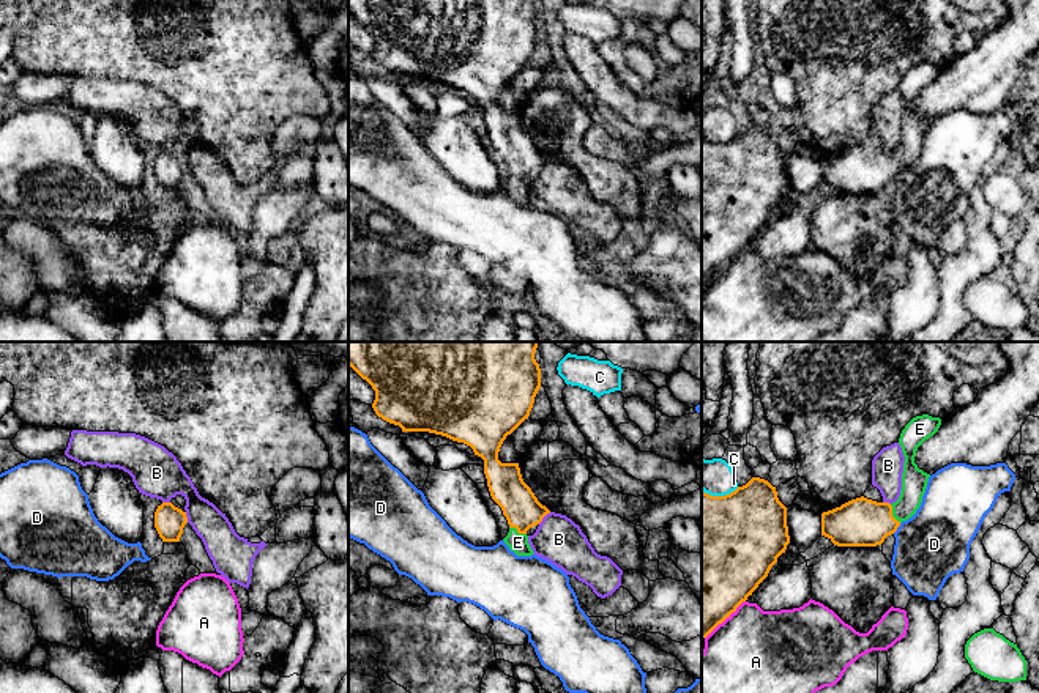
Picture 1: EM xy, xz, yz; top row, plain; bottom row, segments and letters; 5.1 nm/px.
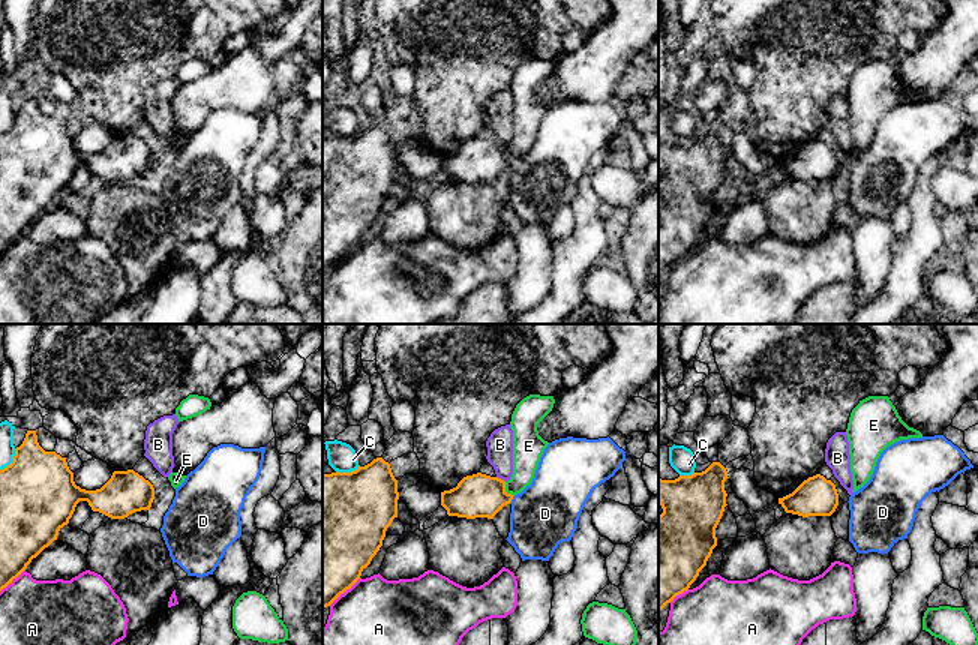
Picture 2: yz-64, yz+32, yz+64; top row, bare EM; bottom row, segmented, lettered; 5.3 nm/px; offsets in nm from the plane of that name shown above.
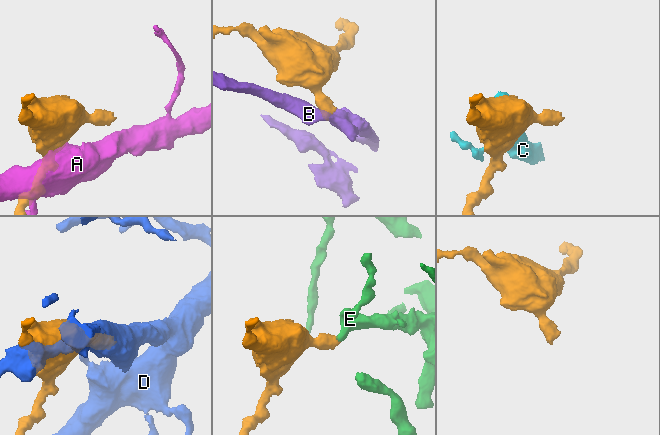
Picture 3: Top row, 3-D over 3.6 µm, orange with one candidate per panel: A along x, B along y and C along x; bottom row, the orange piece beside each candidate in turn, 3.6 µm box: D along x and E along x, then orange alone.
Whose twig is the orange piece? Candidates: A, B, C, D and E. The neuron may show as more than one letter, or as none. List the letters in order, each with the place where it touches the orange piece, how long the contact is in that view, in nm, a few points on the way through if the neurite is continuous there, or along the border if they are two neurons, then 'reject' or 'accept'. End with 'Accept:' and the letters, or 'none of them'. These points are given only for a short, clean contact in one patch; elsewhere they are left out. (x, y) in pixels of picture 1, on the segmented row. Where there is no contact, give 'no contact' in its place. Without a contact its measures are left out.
A: yz (724, 619) | 280 nm | reject
B: xz (544, 515) | 90 nm | reject
C: yz (721, 496) | 190 nm | along yz (738, 487), (724, 495), (703, 493) | reject
D: yz (897, 526) | 70 nm | reject
E: yz (891, 514) | 110 nm | across yz (861, 522), (880, 520), (891, 514), (910, 496), (915, 481) | accept
Accept: E

